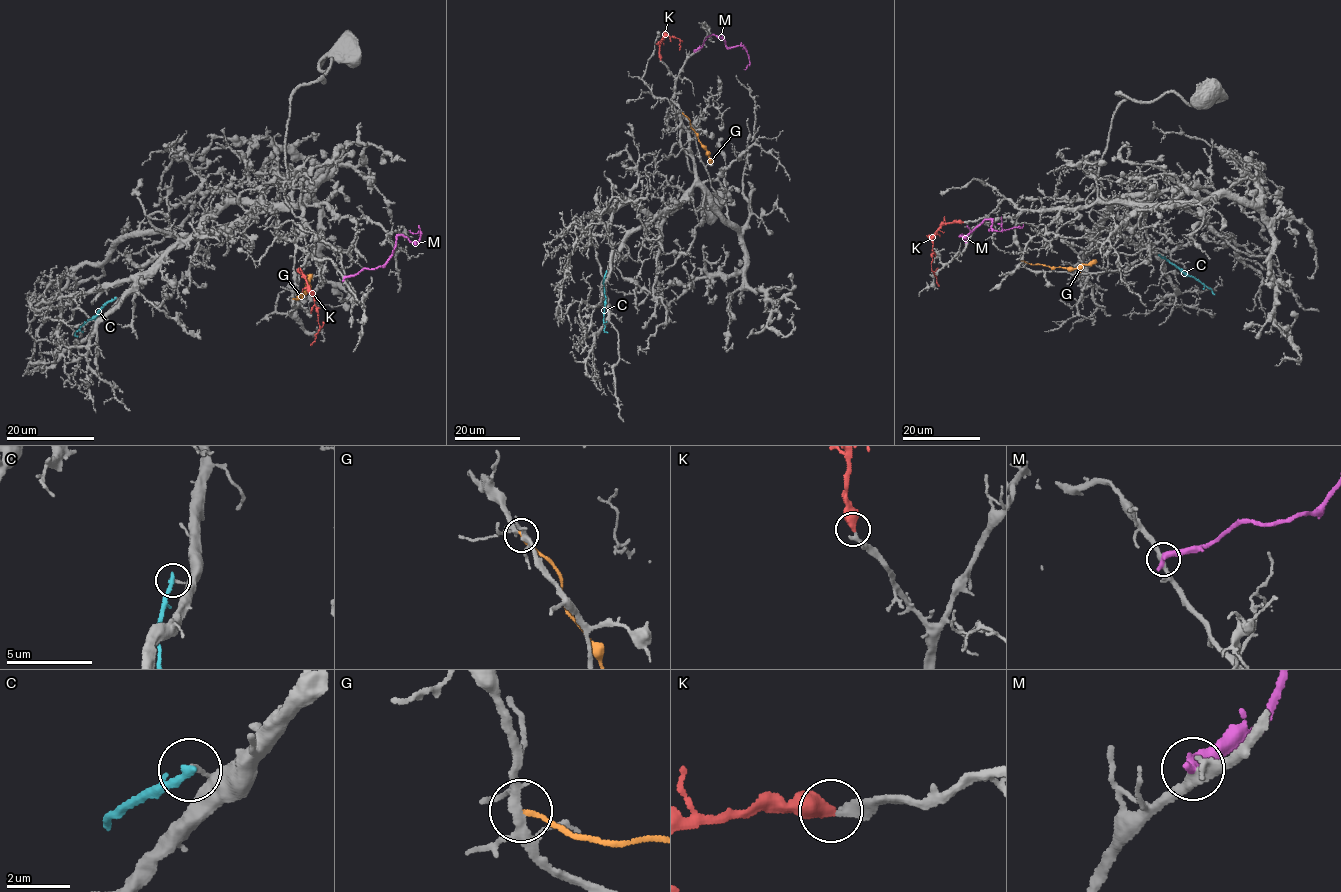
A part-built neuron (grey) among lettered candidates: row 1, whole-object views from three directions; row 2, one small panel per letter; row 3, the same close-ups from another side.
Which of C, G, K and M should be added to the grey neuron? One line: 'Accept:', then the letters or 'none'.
Accept: K

